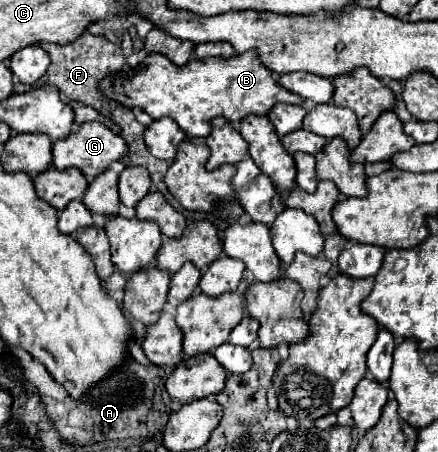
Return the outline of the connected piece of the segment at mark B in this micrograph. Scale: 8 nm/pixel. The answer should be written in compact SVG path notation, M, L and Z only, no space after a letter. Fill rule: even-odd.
M248 50L232 58L190 60L186 66L174 66L162 54L148 54L148 58L138 66L138 70L134 70L130 78L120 76L114 82L112 78L106 78L102 80L100 90L128 108L134 106L142 108L154 120L172 118L190 138L194 136L206 138L212 130L210 120L216 116L224 116L230 122L240 122L250 114L266 116L270 108L278 102L302 106L302 98L312 100L314 104L328 104L334 94L334 84L330 78L306 72L284 74L276 80L272 70L260 62L258 52ZM278 82L284 88L280 88Z

